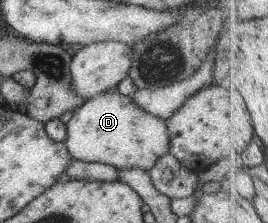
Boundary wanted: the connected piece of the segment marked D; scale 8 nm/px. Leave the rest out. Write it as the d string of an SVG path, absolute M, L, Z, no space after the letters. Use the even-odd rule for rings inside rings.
M119 93L99 94L89 98L80 107L71 111L71 118L65 122L63 147L73 160L106 164L113 168L137 167L147 172L155 159L169 154L167 125L163 119L149 115L139 109L127 96Z

